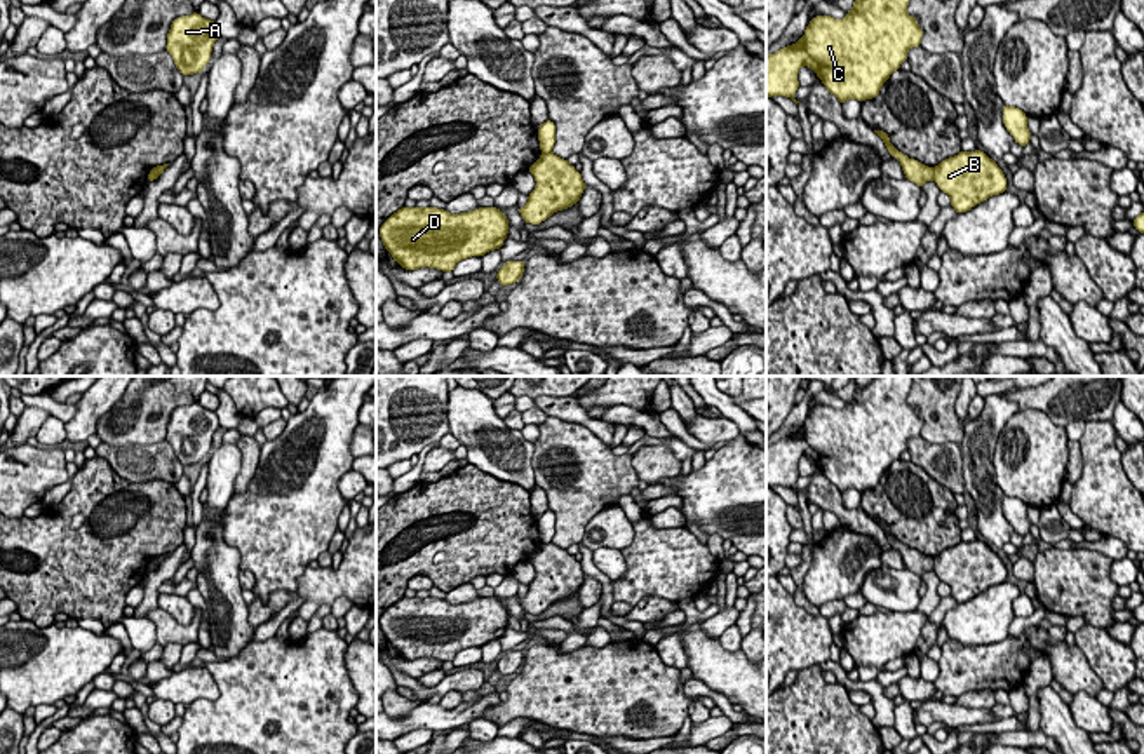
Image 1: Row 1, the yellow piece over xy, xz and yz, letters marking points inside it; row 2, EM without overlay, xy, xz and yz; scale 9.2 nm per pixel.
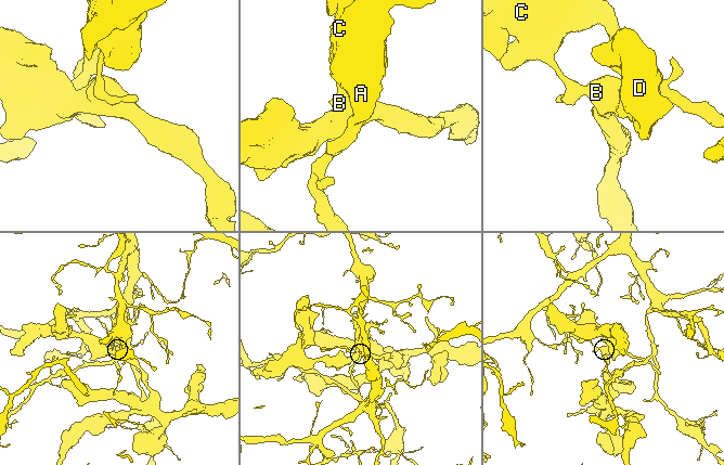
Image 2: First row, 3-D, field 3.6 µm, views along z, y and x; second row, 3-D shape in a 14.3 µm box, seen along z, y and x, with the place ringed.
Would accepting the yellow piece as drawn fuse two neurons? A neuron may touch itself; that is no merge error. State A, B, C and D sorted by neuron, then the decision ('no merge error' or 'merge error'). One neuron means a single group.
A C / B D | merge error

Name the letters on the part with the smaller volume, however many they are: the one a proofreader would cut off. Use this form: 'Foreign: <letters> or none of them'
Foreign: A, C

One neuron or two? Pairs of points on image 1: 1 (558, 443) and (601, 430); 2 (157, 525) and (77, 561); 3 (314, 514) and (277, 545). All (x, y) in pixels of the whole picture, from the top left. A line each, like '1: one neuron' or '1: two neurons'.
1: two neurons
2: one neuron
3: one neuron

